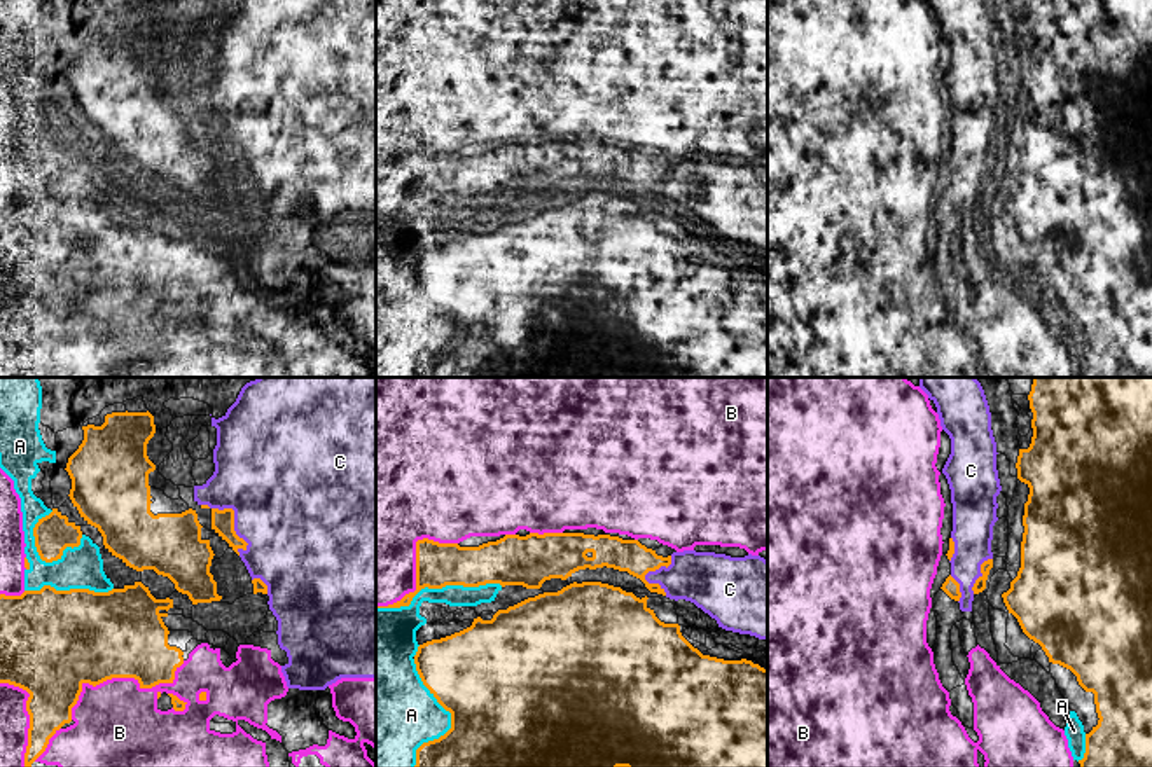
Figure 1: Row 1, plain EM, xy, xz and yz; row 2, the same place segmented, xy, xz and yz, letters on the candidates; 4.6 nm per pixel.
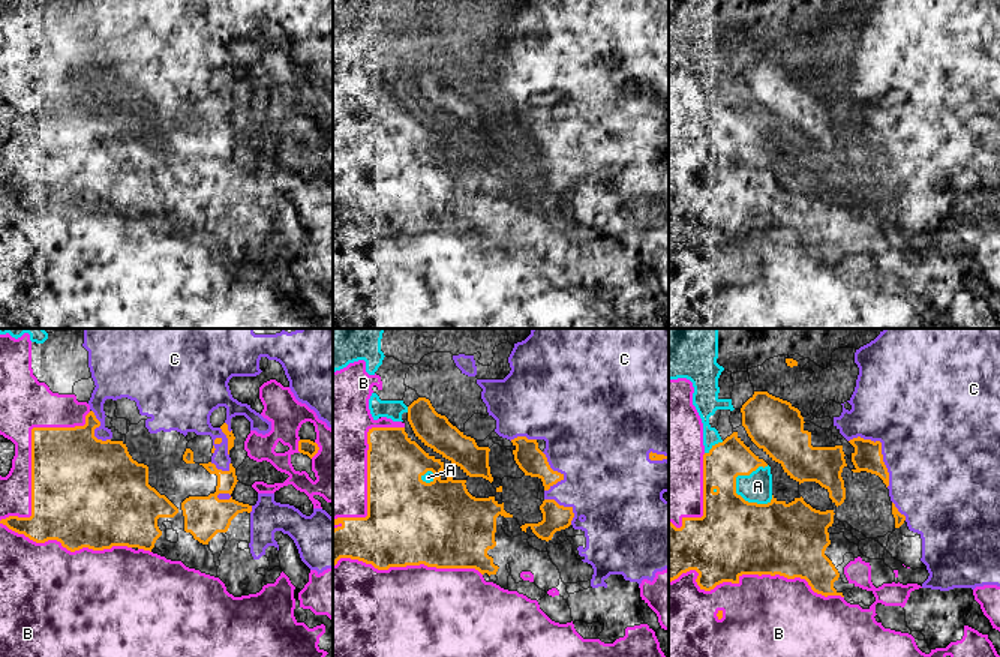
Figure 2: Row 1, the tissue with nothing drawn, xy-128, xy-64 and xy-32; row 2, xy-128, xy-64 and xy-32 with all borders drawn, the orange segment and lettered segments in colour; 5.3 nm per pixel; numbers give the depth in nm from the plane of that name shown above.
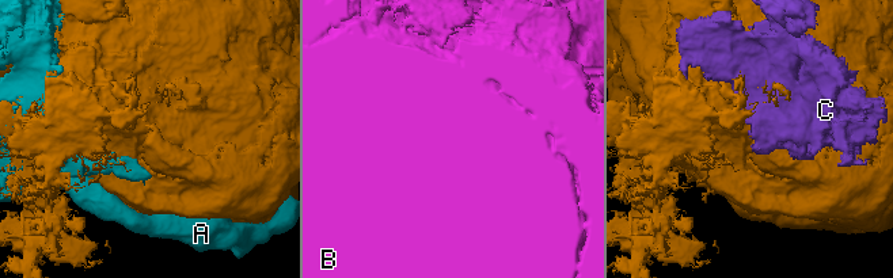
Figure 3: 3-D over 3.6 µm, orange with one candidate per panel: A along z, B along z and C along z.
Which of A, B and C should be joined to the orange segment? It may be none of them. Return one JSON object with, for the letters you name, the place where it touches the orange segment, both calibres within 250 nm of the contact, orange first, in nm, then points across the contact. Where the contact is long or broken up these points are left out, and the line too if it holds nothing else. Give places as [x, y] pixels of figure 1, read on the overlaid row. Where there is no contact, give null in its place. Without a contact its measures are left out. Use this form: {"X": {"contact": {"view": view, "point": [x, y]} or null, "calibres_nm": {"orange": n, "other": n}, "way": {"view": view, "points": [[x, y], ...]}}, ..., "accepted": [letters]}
{"accepted": []}

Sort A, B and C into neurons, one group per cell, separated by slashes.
A / B C

